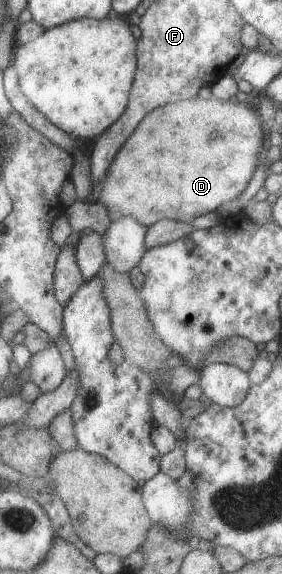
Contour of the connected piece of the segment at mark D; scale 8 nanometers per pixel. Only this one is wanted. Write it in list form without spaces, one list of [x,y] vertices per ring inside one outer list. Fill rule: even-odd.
[[[195,96],[156,107],[143,116],[143,120],[111,160],[109,170],[101,180],[97,201],[107,208],[110,221],[133,216],[145,228],[164,219],[191,223],[245,190],[257,166],[257,156],[261,146],[264,146],[266,131],[255,106],[239,103],[234,98],[218,100],[211,97],[204,100]]]

